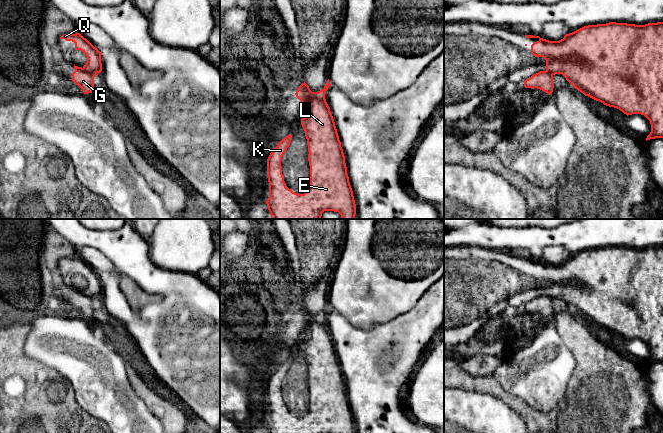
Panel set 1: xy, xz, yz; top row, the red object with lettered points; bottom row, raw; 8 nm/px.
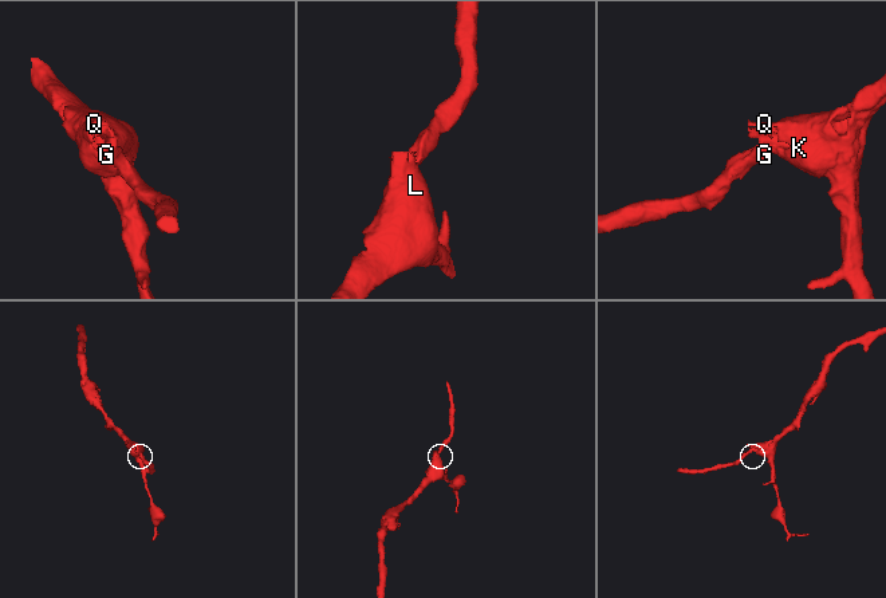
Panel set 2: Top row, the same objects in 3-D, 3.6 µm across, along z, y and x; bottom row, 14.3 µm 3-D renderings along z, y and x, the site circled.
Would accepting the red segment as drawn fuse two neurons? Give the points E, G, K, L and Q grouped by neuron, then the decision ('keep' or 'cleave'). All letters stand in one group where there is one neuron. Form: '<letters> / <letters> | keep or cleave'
E K L Q / G | cleave

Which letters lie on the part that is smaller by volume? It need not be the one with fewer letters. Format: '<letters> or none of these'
G

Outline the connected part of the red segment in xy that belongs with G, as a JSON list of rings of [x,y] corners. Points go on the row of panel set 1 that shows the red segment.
[[[74,65],[75,71],[72,73],[72,81],[78,85],[84,94],[92,93],[94,87],[94,77],[97,73],[84,70],[82,67]]]

